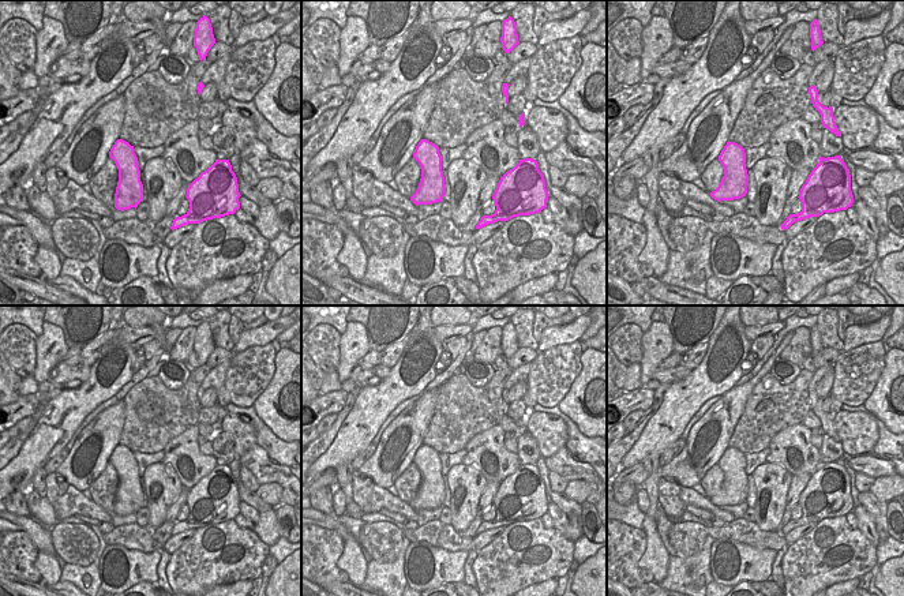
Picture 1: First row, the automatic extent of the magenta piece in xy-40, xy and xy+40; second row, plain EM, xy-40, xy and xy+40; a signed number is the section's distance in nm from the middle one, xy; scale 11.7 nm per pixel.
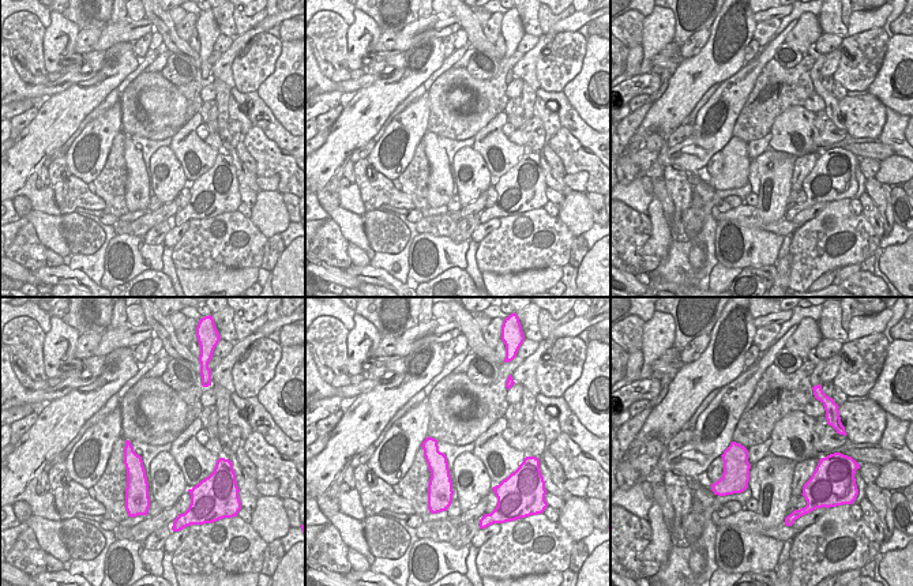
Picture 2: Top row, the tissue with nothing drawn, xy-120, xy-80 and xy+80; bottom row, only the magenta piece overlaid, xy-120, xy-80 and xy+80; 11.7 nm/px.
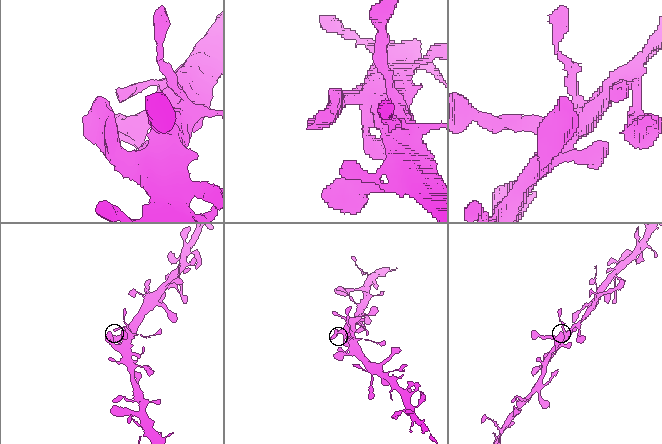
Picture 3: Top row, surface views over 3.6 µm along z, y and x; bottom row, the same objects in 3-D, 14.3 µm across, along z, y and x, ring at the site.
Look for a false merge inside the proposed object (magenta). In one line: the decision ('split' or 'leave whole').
leave whole

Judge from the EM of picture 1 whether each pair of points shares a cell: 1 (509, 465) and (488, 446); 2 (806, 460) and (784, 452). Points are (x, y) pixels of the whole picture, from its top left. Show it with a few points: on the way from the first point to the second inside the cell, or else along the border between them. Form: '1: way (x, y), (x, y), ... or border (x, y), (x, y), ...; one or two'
1: way (503, 461), (494, 452); one
2: way (801, 456), (790, 452); one

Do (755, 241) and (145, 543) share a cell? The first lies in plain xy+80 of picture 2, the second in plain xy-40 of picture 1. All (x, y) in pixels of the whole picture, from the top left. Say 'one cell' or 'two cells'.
two cells

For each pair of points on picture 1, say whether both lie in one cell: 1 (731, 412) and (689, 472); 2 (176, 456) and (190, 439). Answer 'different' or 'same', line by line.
1: same
2: same

